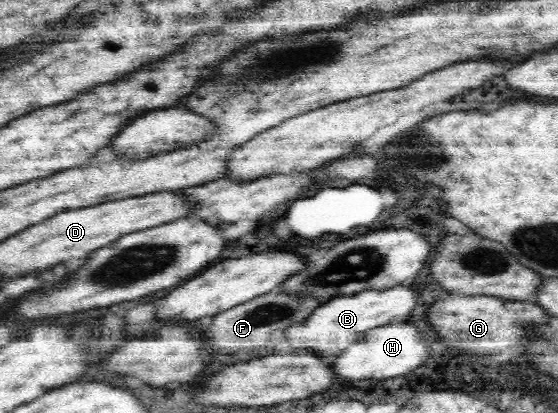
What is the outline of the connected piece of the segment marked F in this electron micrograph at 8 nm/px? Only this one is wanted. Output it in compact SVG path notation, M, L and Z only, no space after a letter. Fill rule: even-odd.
M270 292L268 295L254 297L246 303L240 303L240 307L232 307L224 311L222 315L216 313L203 331L203 339L206 345L212 345L220 353L236 355L240 349L254 349L254 347L266 347L268 337L272 331L289 329L292 325L306 322L308 317L323 303L320 300L312 299L312 296L292 296L280 292Z

